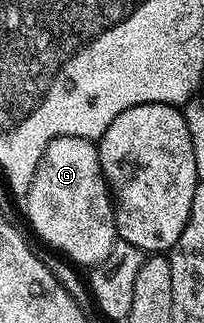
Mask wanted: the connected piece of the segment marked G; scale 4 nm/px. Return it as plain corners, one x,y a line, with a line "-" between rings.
58,137
49,141
42,153
42,160
38,162
38,170
34,172
34,180
30,183
30,206
26,209
30,216
30,225
52,248
59,249
64,256
71,257
78,265
93,267
99,261
106,260
116,244
112,197
111,194
110,197
106,194
106,189
108,190
108,182
102,176
102,169
98,165
97,148
87,138

